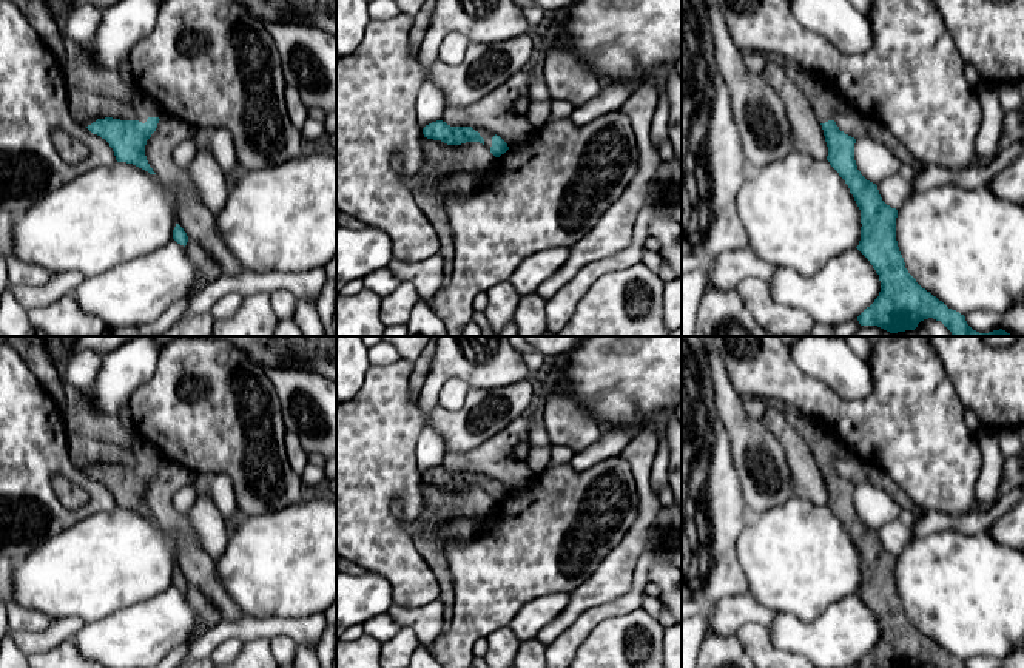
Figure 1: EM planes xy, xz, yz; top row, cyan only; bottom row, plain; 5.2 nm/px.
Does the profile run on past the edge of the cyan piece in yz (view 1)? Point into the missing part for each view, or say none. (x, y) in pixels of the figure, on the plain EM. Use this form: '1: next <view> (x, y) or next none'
1: next yz (821, 441)

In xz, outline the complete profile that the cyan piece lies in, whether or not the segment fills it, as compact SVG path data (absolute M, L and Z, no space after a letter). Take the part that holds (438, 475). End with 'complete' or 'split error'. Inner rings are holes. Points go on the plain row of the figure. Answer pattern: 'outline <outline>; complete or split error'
outline M443 466L432 467L423 474L427 484L441 486L447 491L461 491L466 488L483 489L495 503L504 500L509 492L497 480L478 472L450 472Z; split error

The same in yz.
outline M782 406L787 421L807 441L817 466L822 471L825 488L828 492L827 506L845 526L861 555L861 586L856 592L873 611L881 626L881 637L874 648L867 653L859 662L859 668L921 668L933 663L941 668L967 668L965 662L948 654L942 646L922 634L905 614L904 603L896 586L896 563L898 555L887 551L877 535L877 531L867 526L857 515L854 506L856 484L839 475L834 467L837 458L836 440L830 430L820 423L800 413L794 407Z; split error

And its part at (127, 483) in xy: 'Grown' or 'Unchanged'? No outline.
Grown

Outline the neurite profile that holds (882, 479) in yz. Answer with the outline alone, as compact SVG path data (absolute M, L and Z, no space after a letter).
M881 471L876 472L873 480L882 488L902 509L908 509L916 515L924 515L925 509L919 508L894 481L893 478Z

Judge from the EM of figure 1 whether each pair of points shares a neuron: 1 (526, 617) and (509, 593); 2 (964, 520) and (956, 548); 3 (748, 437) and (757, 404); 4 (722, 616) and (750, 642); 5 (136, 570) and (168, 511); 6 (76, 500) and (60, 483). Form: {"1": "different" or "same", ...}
{"1": "different", "2": "different", "3": "different", "4": "different", "5": "different", "6": "same"}

